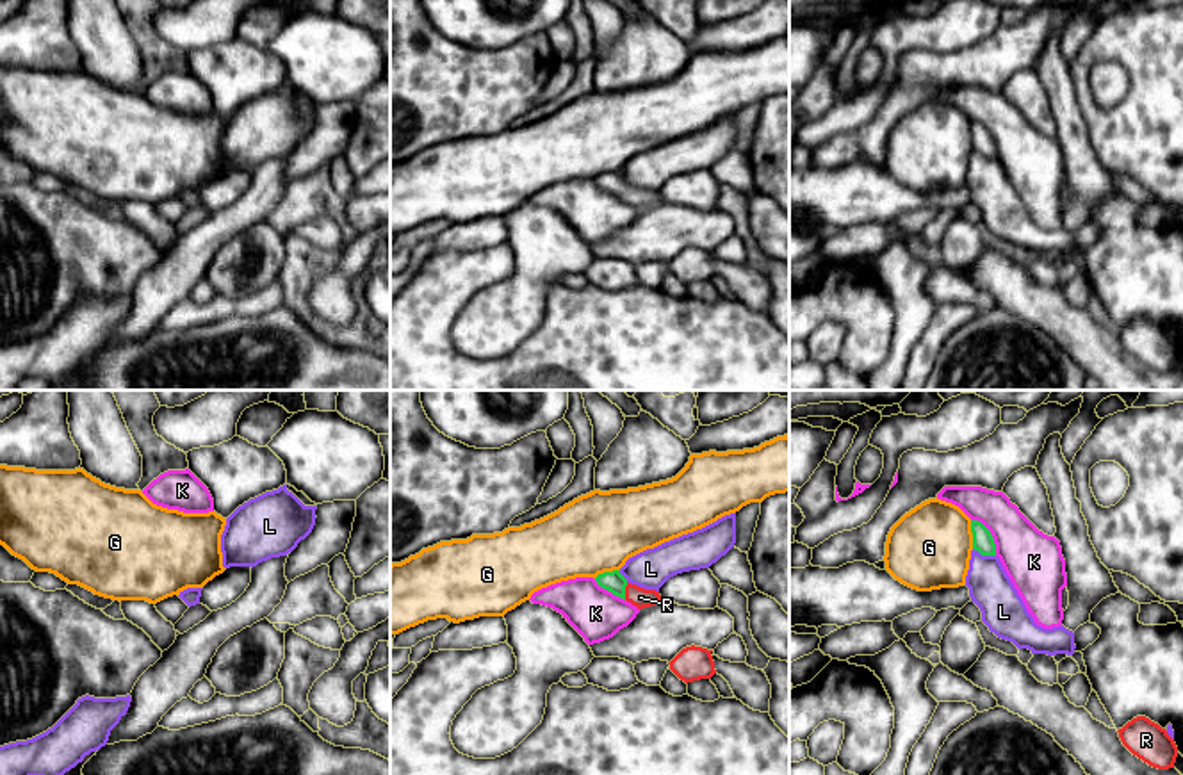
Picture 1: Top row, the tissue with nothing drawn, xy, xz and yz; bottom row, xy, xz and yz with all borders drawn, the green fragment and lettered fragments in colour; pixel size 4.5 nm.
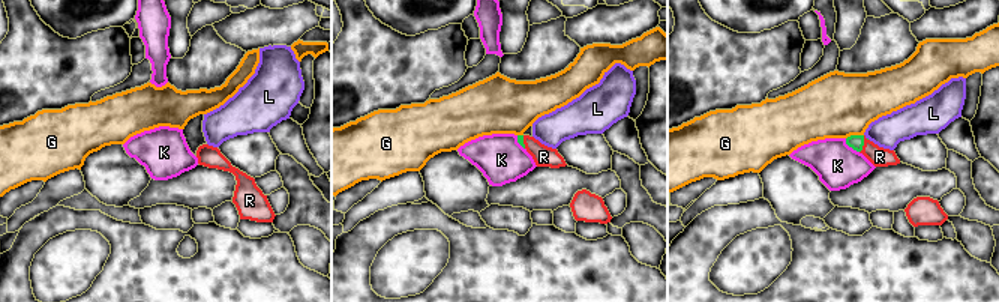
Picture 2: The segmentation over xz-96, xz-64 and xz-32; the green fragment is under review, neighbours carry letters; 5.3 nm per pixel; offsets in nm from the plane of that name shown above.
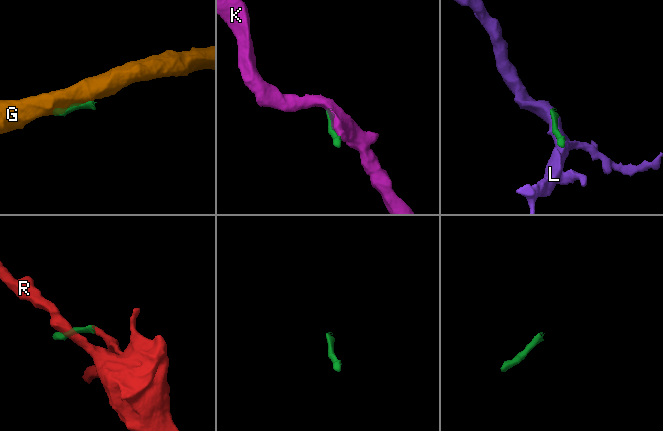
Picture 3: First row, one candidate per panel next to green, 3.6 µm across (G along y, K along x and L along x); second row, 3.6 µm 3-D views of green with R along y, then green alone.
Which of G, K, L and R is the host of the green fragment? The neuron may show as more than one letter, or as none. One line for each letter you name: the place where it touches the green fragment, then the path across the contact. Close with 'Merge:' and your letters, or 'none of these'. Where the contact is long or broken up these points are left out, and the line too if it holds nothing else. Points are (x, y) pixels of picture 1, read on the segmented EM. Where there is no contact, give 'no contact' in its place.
R: xz (624, 592) | across xz (613, 581), (624, 592), (640, 597)
Merge: R

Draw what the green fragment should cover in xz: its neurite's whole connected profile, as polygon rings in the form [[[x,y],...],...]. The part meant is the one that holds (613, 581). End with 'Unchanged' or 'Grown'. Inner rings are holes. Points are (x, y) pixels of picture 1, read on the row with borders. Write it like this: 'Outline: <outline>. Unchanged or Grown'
Outline: [[[620,570],[604,572],[595,577],[597,584],[613,595],[631,602],[638,609],[650,608],[661,602],[661,595],[656,590],[645,590],[631,584]]]. Grown

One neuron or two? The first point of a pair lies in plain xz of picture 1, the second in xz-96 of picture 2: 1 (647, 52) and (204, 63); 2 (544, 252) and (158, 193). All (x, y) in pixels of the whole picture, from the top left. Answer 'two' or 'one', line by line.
1: one
2: two

